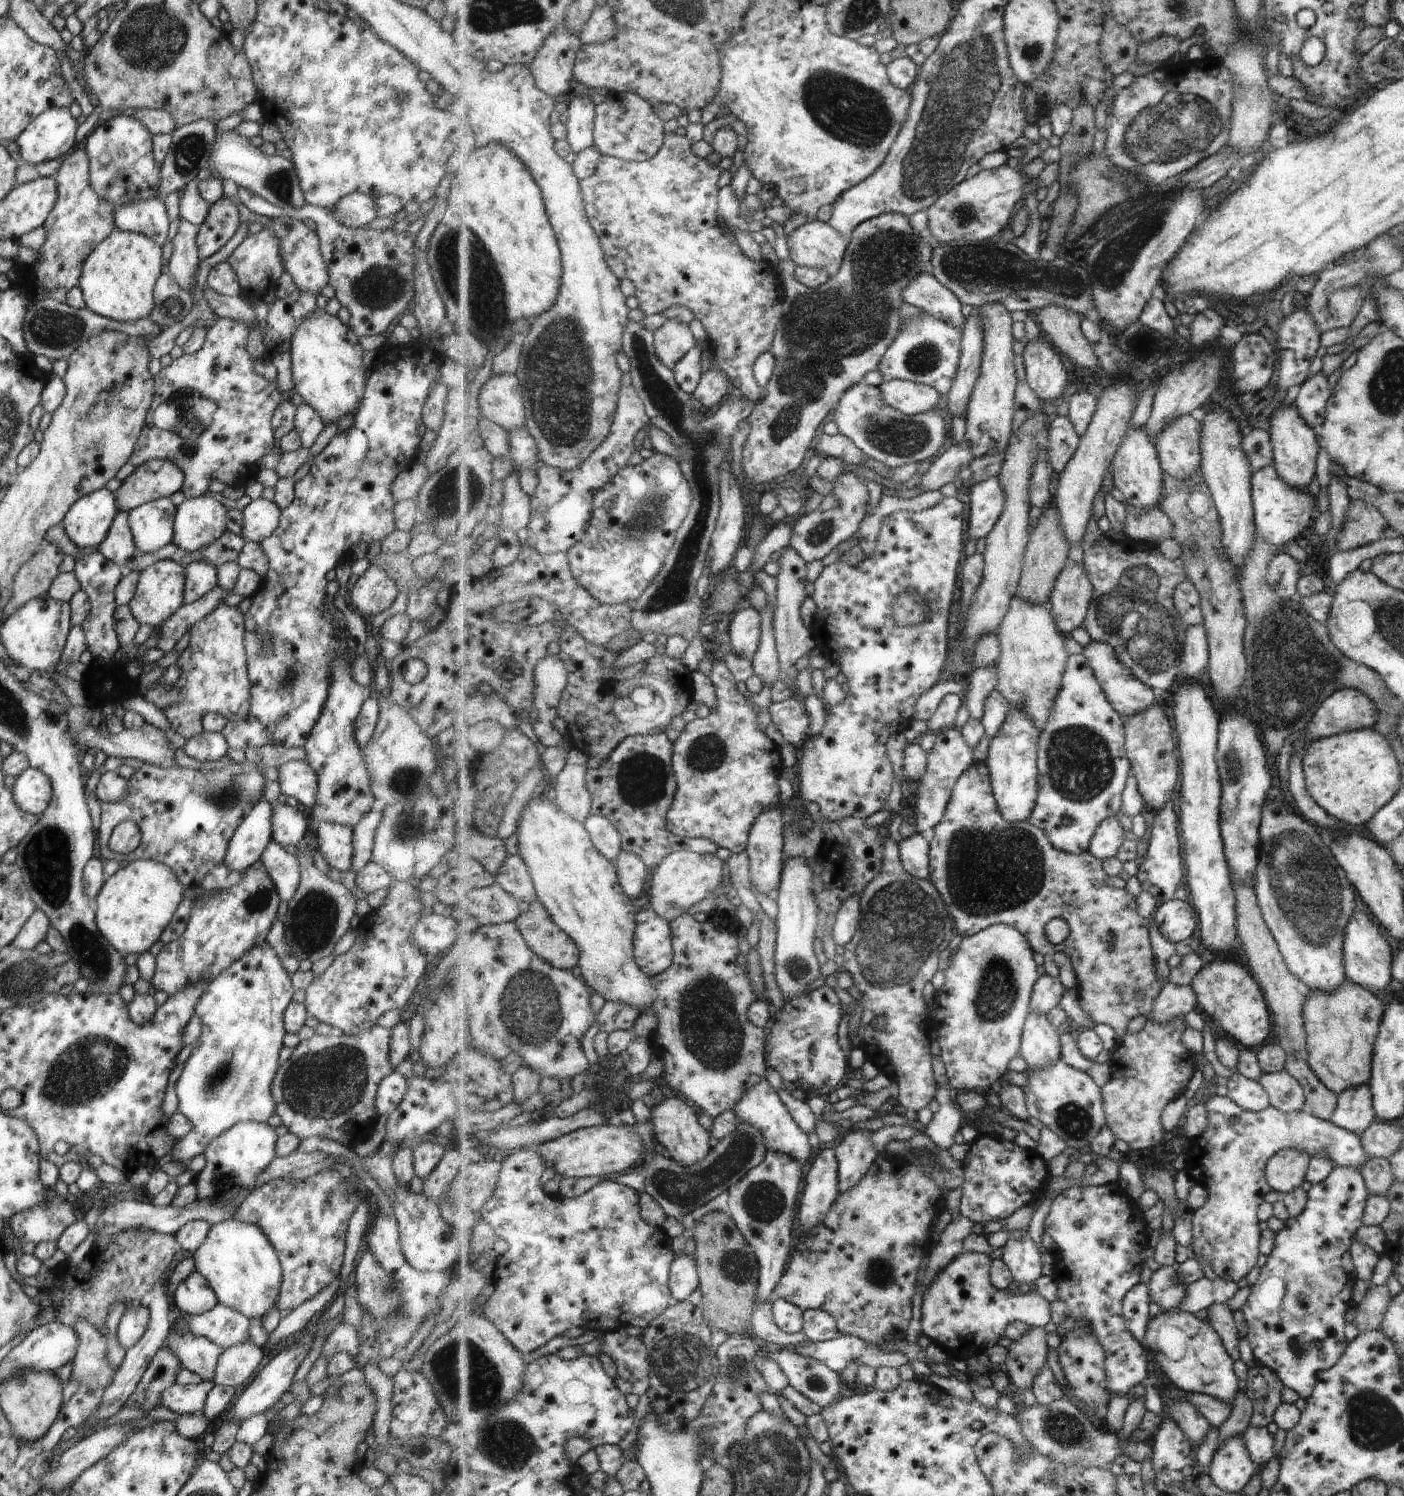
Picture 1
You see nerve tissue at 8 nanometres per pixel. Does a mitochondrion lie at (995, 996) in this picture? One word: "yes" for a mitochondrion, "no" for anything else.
yes

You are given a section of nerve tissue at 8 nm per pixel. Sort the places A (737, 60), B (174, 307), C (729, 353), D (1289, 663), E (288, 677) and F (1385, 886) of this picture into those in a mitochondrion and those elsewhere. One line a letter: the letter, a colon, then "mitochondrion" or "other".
A: other
B: mitochondrion
C: other
D: mitochondrion
E: mitochondrion
F: other

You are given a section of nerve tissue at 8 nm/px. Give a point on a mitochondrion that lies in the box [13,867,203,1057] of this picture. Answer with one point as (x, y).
(86, 946)

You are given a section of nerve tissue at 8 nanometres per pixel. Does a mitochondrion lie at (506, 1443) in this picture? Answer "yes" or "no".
yes

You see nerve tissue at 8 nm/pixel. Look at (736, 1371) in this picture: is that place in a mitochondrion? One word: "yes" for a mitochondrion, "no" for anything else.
yes

